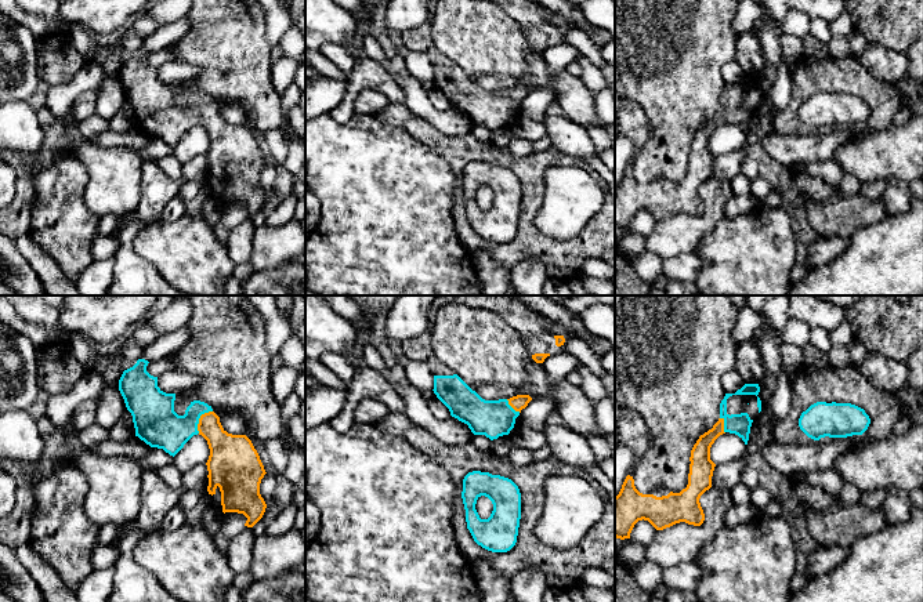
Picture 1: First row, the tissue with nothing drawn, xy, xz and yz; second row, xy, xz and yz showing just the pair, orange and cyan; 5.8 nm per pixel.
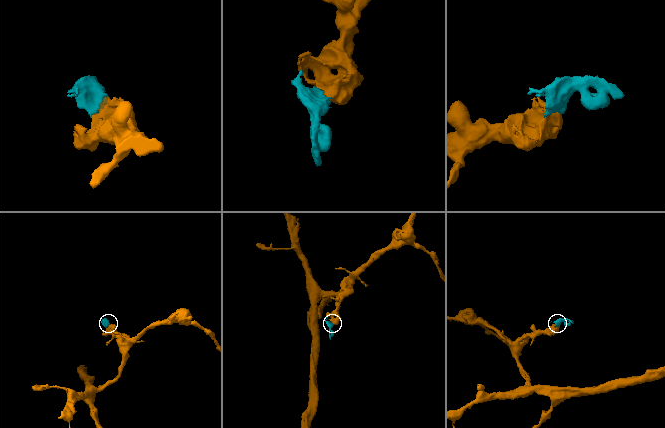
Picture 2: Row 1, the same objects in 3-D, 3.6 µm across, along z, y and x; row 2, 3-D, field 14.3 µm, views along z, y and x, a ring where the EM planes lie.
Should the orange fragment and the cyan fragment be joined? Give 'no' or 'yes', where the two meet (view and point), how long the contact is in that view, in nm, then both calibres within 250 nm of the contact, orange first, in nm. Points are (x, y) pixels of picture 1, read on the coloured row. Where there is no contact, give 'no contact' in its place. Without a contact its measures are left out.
yes; meets orange in xy at (199, 419); contact 160 nm long; 200 nm thick on the orange side, 260 nm on the other

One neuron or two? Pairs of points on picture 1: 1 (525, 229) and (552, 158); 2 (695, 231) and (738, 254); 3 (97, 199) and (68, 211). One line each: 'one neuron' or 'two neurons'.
1: one neuron
2: two neurons
3: two neurons

